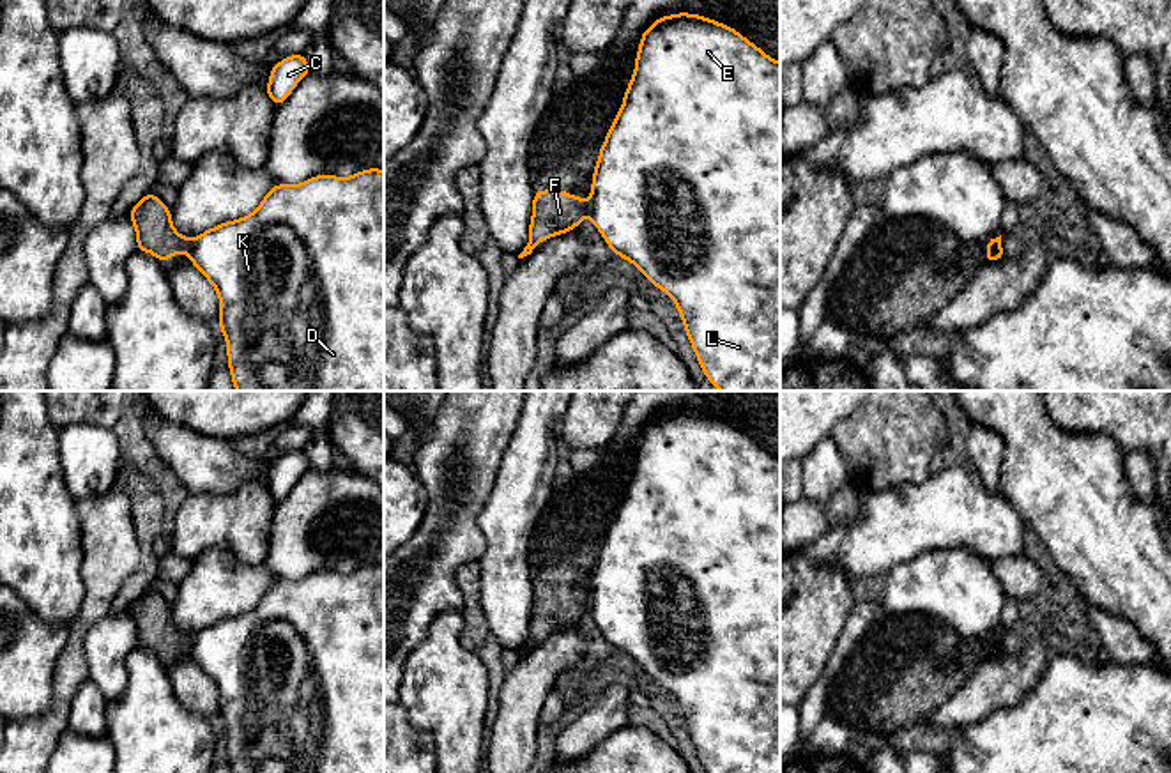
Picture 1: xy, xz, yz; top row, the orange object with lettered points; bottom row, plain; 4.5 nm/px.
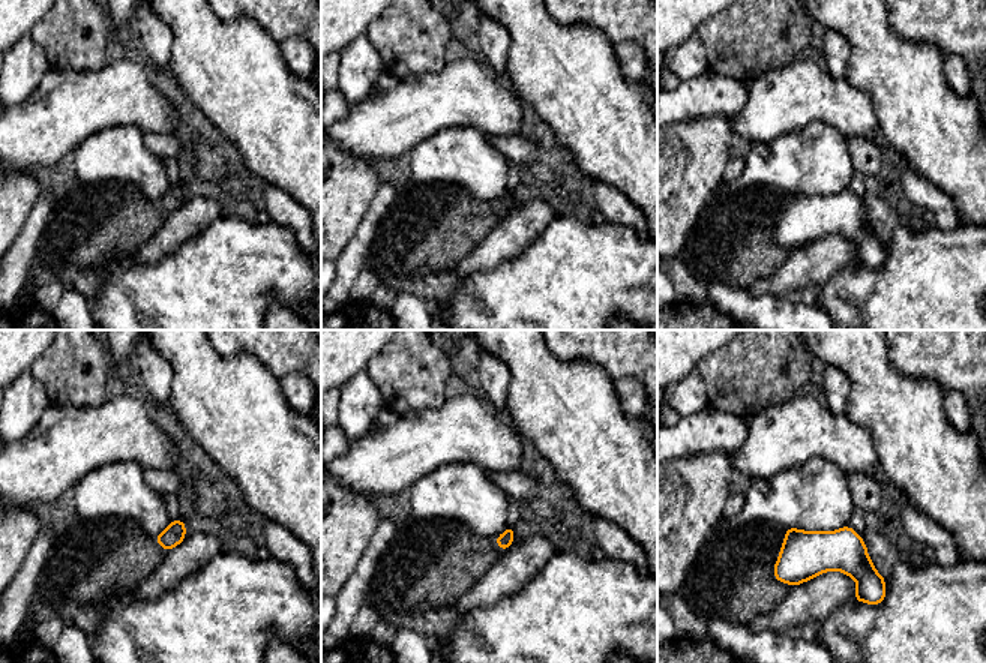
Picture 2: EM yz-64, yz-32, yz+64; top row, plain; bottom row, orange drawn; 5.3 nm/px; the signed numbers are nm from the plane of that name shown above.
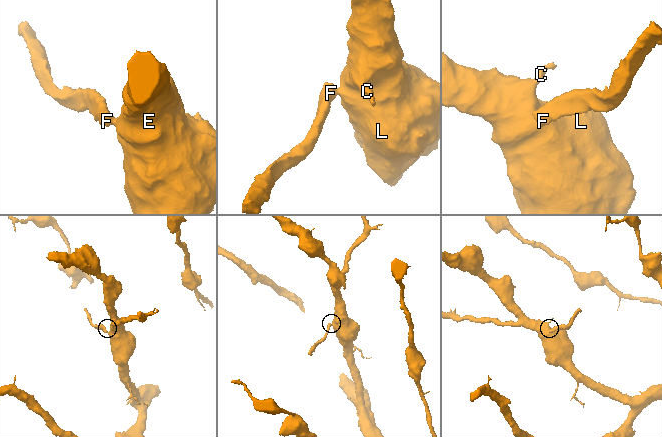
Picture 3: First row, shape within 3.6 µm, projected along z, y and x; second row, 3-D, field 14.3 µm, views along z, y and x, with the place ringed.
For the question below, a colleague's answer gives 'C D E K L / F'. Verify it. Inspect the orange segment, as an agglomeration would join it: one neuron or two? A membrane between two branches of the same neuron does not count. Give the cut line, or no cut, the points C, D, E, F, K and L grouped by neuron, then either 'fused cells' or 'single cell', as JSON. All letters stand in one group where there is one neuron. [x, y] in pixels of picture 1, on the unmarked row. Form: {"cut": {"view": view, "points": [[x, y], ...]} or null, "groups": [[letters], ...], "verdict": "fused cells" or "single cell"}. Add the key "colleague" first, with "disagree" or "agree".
{"colleague": "agree", "cut": {"view": "xy", "points": [[191, 635], [188, 648]]}, "groups": [["C", "D", "E", "K", "L"], ["F"]], "verdict": "fused cells"}

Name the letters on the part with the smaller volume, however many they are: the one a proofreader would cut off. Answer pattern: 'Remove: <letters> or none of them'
Remove: F

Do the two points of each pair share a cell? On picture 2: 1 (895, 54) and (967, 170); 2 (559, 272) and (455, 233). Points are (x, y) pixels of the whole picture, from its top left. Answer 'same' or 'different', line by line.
1: same
2: different

